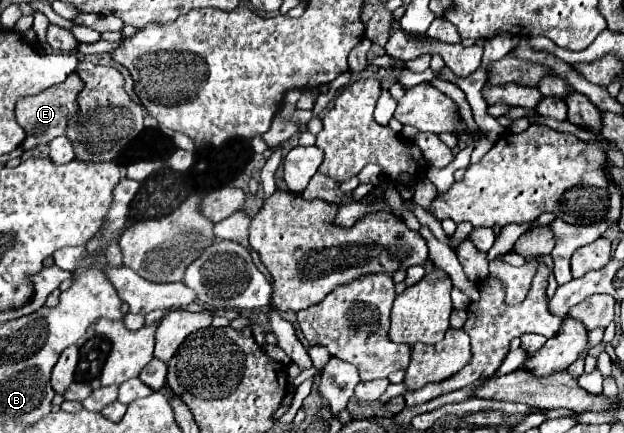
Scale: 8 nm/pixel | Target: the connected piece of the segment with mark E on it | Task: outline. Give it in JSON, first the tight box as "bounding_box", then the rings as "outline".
{"bounding_box":[16,72,84,150],"outline":[[[72,72],[64,82],[54,84],[34,96],[24,96],[18,100],[16,104],[16,120],[18,124],[24,128],[26,132],[26,140],[22,142],[24,150],[34,148],[38,144],[48,144],[50,140],[54,140],[56,136],[62,136],[66,132],[68,120],[78,112],[78,94],[82,92],[84,82],[76,76],[76,72]]]}

